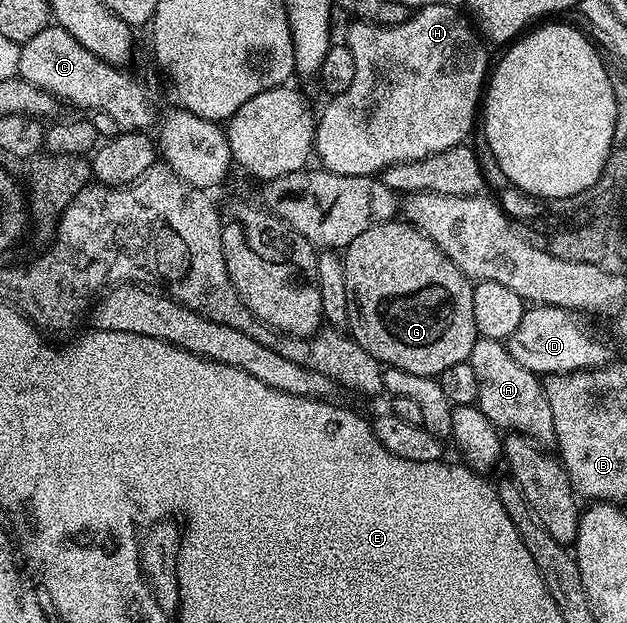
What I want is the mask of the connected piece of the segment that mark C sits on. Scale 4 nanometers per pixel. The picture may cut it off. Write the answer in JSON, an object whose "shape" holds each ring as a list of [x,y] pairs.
{"shape":[[[55,25],[42,29],[38,37],[30,37],[20,49],[19,78],[46,89],[57,100],[64,102],[65,99],[76,107],[89,107],[92,113],[110,113],[125,131],[144,131],[152,122],[152,126],[157,122],[158,114],[152,108],[147,89],[130,72],[94,57],[94,53],[74,41],[66,29]]]}

